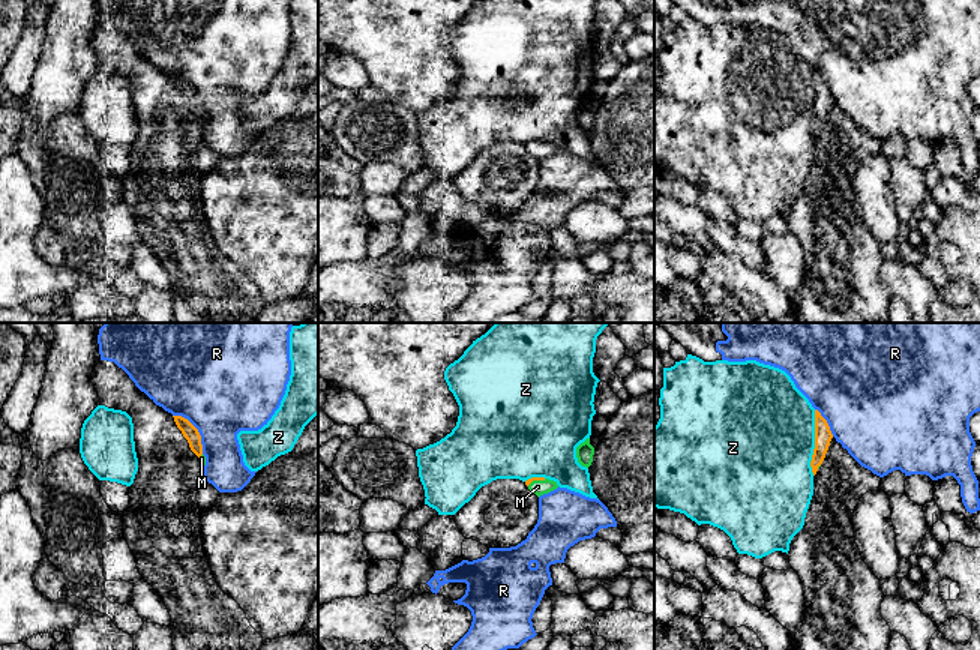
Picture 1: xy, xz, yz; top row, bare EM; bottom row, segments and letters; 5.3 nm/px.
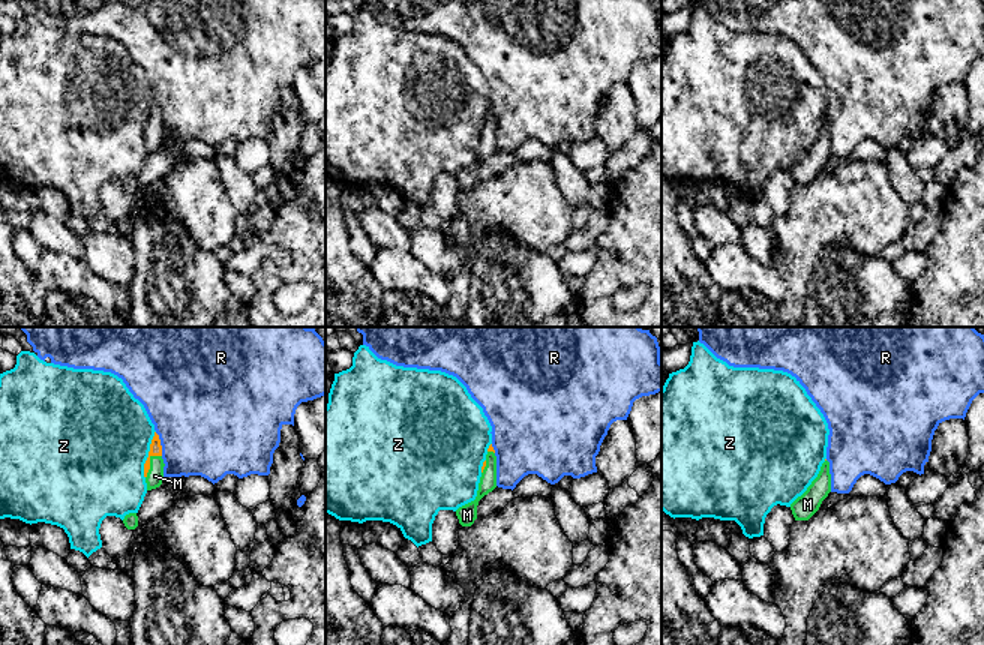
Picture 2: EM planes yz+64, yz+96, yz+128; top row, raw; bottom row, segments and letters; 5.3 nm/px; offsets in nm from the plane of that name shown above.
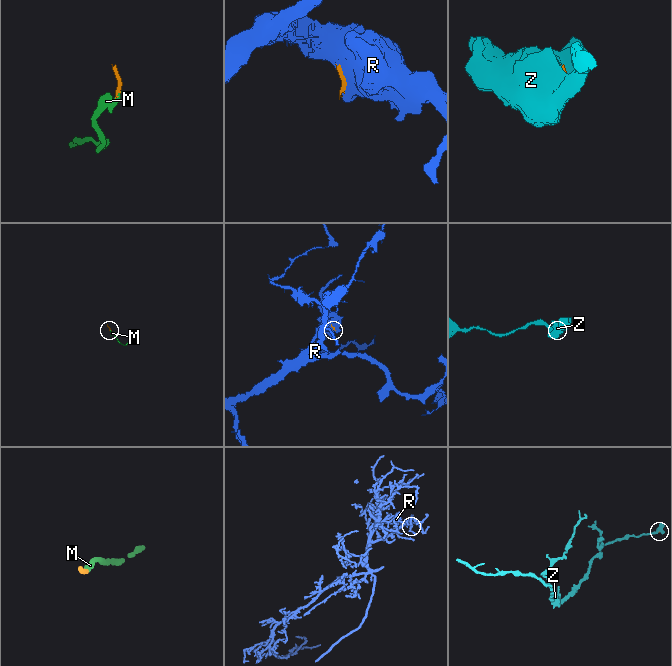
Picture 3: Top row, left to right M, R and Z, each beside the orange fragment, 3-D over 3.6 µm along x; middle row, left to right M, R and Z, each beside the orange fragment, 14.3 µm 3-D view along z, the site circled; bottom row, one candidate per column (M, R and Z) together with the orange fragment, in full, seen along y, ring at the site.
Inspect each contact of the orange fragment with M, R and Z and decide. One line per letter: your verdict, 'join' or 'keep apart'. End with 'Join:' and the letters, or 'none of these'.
M: join
R: keep apart
Z: keep apart
Join: M

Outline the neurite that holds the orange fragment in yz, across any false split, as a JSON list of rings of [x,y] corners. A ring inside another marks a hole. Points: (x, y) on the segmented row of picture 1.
[[[815,410],[815,449],[810,461],[813,476],[818,471],[818,467],[822,464],[825,453],[828,450],[833,434],[827,420]]]

